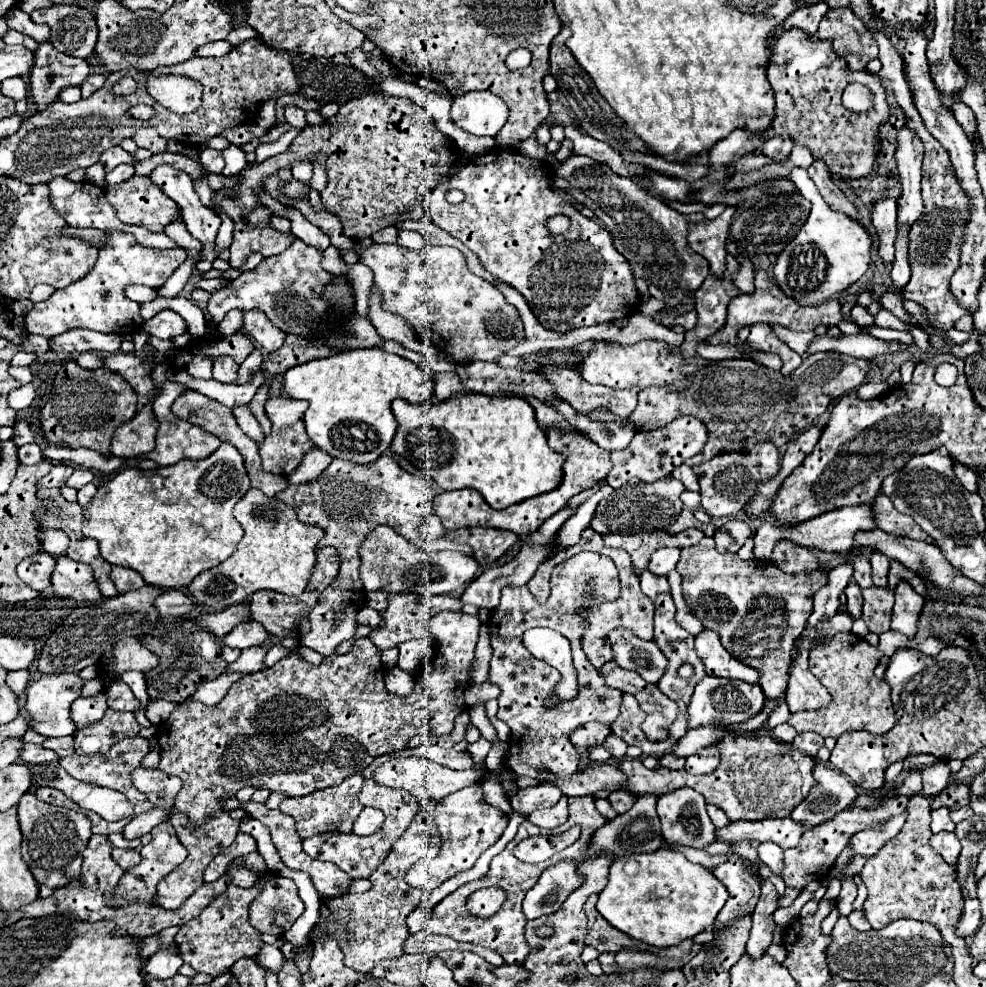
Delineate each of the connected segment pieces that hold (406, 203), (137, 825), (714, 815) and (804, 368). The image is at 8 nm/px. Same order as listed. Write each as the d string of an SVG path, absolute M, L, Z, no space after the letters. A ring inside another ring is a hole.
M370 93L348 101L340 111L324 125L306 127L286 153L276 155L260 165L252 163L240 173L240 185L232 189L216 191L216 205L234 219L234 243L232 243L232 267L238 269L246 263L252 253L272 257L282 253L290 243L292 235L278 233L272 227L256 229L242 221L244 213L250 213L260 205L256 193L262 191L262 181L276 173L280 167L290 167L292 161L310 161L316 151L326 151L326 173L328 187L322 191L322 203L326 211L340 217L344 235L350 239L366 239L374 231L398 225L400 221L432 221L428 217L428 193L436 187L442 175L450 175L460 163L460 155L446 145L446 135L436 127L434 119L424 119L424 111L410 103L406 97L390 97ZM238 193L236 199L228 195Z
M150 809L138 817L134 817L126 829L124 829L124 837L126 839L134 839L134 837L142 837L146 833L150 833L150 829L154 829L156 825L160 825L162 821L166 821L172 815L172 811L166 809Z
M708 805L708 815L710 815L712 823L716 825L716 829L722 829L722 827L726 827L730 823L728 817L724 815L724 811L718 809L718 807L714 807L714 805Z
M836 351L814 353L802 361L792 377L782 377L780 371L756 365L748 359L726 359L716 361L700 369L692 387L684 393L668 393L664 387L648 387L638 395L638 407L630 415L630 423L636 431L654 431L674 421L680 415L700 417L704 425L712 425L708 443L700 455L688 459L688 465L698 465L712 459L718 453L728 451L748 451L760 441L774 441L776 447L782 447L790 441L792 435L808 429L812 421L826 411L826 407L860 387L868 377L872 361L848 357ZM790 393L798 393L790 397Z

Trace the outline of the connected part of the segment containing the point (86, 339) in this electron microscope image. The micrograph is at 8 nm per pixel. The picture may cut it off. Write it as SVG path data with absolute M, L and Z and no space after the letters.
M72 329L50 342L50 350L64 355L74 355L82 351L100 351L100 353L116 353L120 351L120 335L104 335L88 329Z

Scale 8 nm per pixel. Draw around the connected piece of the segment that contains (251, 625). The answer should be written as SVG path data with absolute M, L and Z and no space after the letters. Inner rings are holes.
M248 621L248 623L240 623L236 629L232 629L232 633L228 633L224 637L224 645L236 647L236 649L246 649L246 647L266 645L270 639L272 639L272 635L260 623Z

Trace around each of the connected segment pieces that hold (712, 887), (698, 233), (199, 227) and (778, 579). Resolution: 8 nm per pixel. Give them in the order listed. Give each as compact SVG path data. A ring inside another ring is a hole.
M662 847L654 853L614 859L608 885L602 889L596 909L628 937L664 949L710 929L726 899L728 891L710 871L690 863L680 851Z
M726 207L724 213L712 221L704 219L700 223L690 225L688 243L696 253L708 259L710 273L714 277L724 277L724 265L726 265L726 237L728 237L728 225L734 215L734 207Z
M160 165L152 171L150 179L164 189L164 193L176 201L176 205L180 205L184 223L188 227L188 231L192 233L192 237L196 237L198 241L204 243L204 259L214 261L214 239L220 227L220 217L202 205L200 197L196 195L190 177L184 171L178 171L170 165Z
M704 537L698 545L684 549L676 569L682 575L682 593L692 615L698 617L706 629L714 629L720 635L720 641L730 655L762 673L760 687L768 699L776 701L776 707L766 721L768 727L774 729L776 725L786 723L790 709L784 701L784 693L788 687L794 641L802 633L808 613L812 613L812 587L814 593L824 587L828 583L828 571L818 569L814 575L788 575L772 565L772 561L742 561L732 553L722 555L716 551L712 537Z

